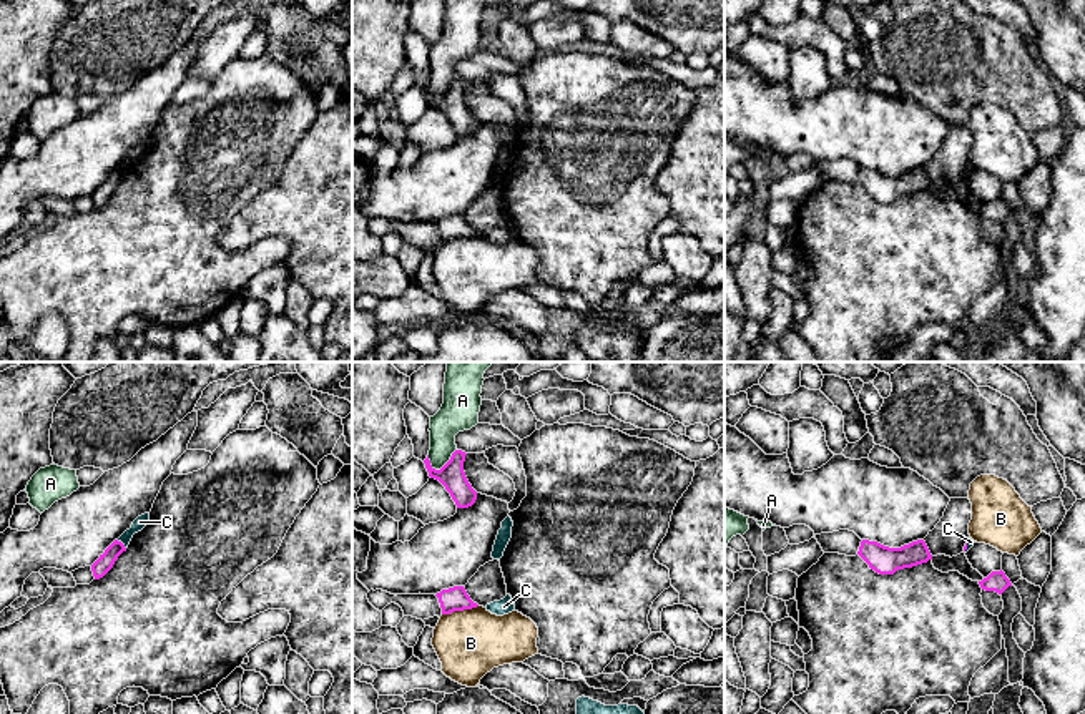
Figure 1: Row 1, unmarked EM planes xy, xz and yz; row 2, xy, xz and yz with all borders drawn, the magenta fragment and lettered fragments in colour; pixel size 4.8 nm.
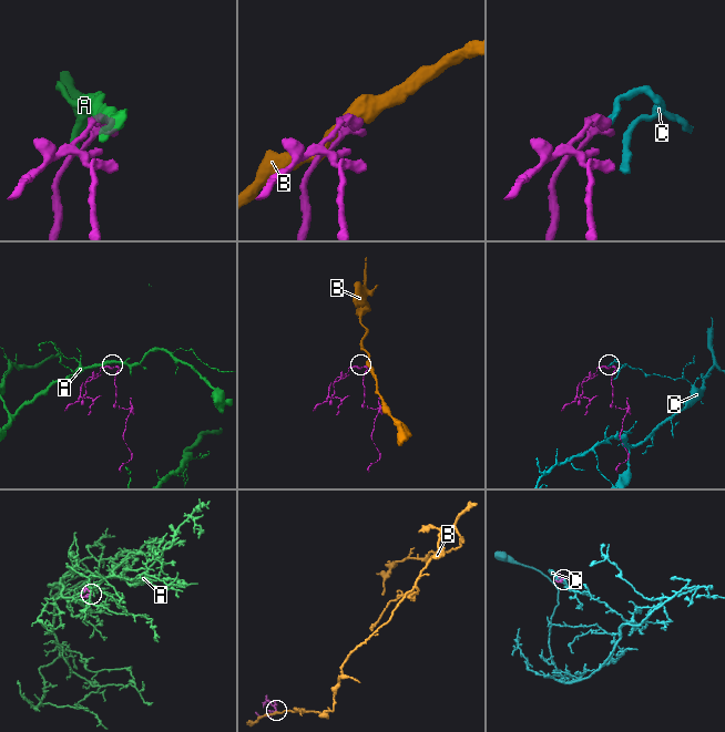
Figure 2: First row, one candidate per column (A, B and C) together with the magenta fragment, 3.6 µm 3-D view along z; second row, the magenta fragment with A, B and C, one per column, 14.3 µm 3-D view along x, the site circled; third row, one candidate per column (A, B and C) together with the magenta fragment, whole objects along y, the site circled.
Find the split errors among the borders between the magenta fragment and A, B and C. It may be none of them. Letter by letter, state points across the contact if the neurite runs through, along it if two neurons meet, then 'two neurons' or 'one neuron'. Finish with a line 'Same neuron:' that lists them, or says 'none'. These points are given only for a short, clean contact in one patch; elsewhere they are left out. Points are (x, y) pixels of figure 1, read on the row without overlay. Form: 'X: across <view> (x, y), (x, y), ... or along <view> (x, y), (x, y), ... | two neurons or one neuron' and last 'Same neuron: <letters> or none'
A: along xz (456, 77), (439, 97), (431, 95) | two neurons
B: along xz (477, 233), (442, 243) | two neurons
C: along xy (117, 168), (125, 176) | two neurons
Same neuron: none

